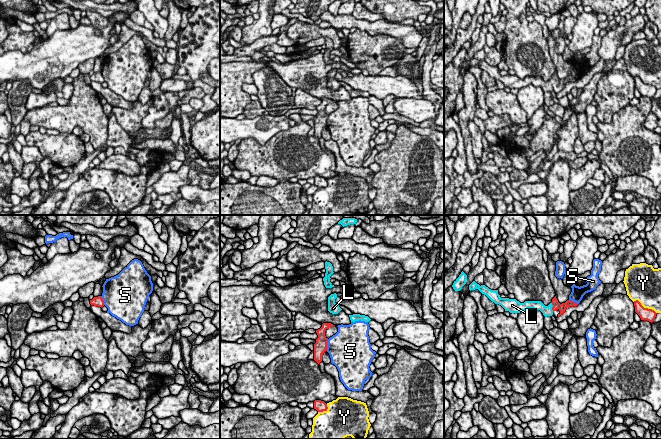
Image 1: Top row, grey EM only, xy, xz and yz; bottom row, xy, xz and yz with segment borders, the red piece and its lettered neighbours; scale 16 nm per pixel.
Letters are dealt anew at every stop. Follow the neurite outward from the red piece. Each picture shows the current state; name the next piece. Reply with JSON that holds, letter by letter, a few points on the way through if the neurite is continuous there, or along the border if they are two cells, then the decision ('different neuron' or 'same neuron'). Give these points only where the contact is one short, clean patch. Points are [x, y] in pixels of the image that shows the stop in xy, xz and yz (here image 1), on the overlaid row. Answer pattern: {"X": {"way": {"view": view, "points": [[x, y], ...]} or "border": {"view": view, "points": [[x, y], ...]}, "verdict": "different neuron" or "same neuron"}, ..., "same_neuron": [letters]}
{"L": {"way": {"view": "yz", "points": [[562, 307], [552, 307], [542, 308], [537, 305]]}, "verdict": "same neuron"}, "S": {"verdict": "different neuron"}, "Y": {"verdict": "different neuron"}, "same_neuron": ["L"]}

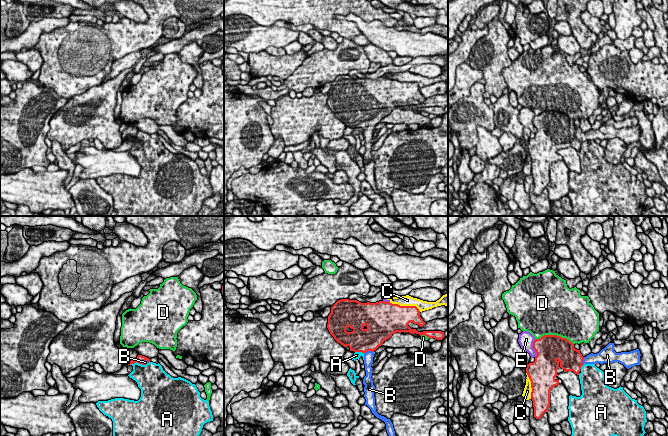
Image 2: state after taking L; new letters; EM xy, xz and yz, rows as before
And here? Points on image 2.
{"A": {"verdict": "different neuron"}, "B": {"way": {"view": "xz", "points": [[362, 340], [368, 350], [368, 356]]}, "verdict": "same neuron"}, "C": {"verdict": "different neuron"}, "D": {"verdict": "different neuron"}, "E": {"verdict": "different neuron"}, "same_neuron": ["B"]}

